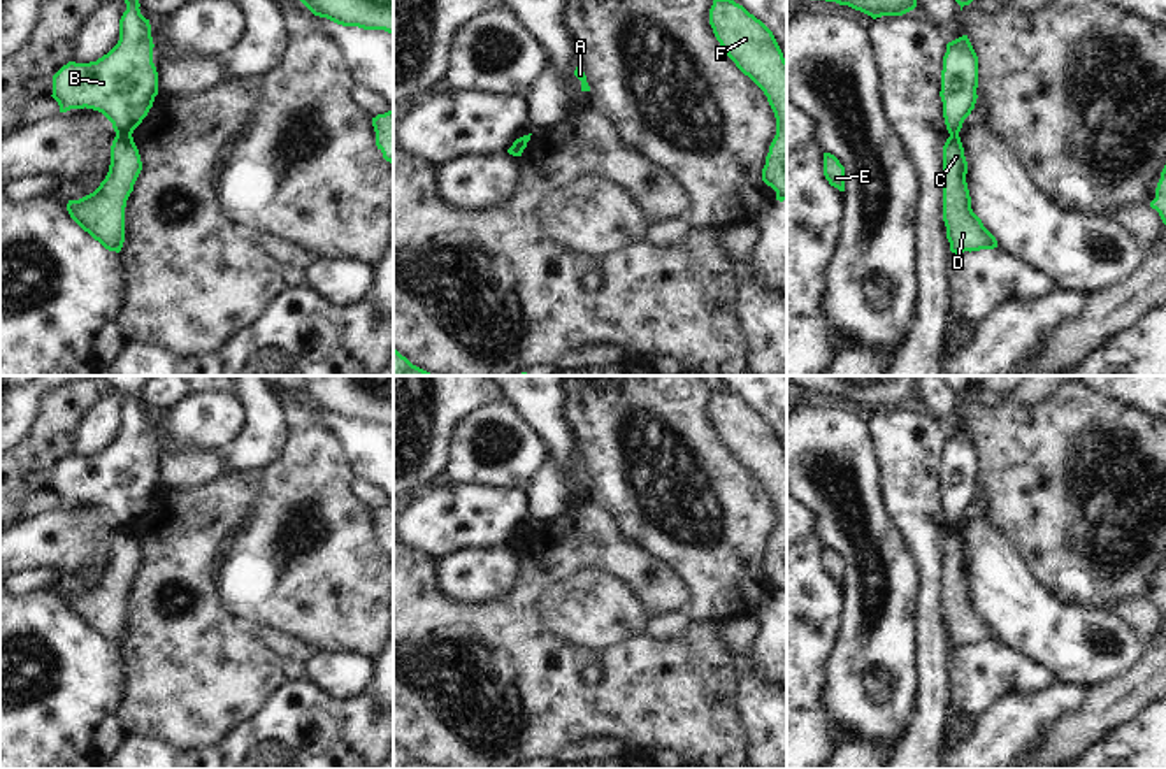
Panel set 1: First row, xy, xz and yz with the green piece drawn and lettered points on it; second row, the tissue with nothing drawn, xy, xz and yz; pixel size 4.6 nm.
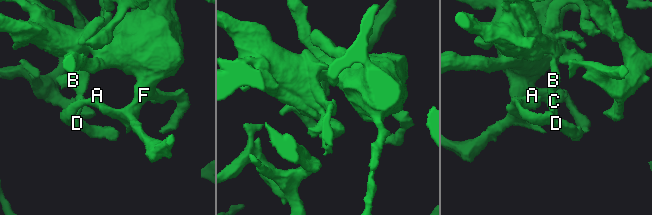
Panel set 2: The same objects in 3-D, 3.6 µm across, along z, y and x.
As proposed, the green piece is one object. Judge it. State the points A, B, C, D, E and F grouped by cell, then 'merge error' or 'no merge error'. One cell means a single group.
A C D E F / B; merge error

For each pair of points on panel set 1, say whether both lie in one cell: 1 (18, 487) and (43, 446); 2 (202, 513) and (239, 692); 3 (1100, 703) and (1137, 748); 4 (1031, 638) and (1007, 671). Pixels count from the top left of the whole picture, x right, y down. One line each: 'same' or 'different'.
1: same
2: same
3: different
4: different

